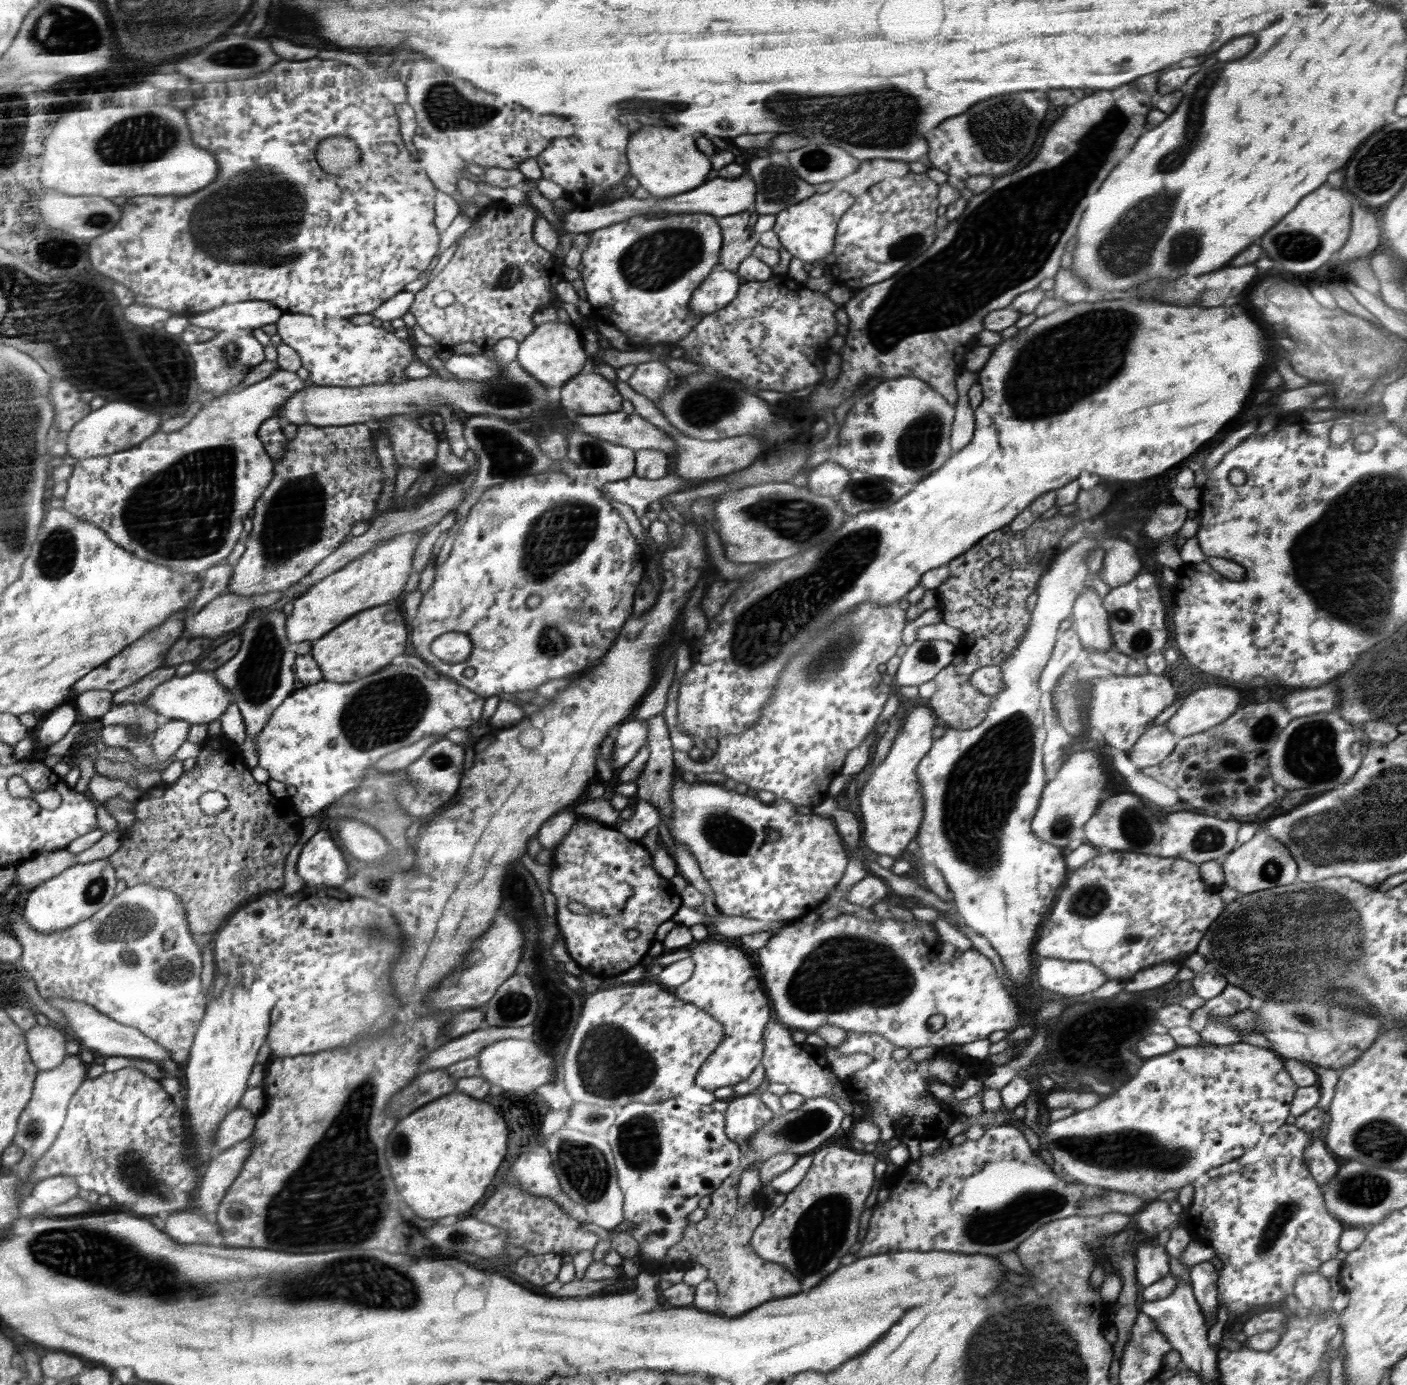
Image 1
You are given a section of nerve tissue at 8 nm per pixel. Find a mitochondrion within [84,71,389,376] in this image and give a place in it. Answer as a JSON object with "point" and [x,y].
{"point":[142,138]}

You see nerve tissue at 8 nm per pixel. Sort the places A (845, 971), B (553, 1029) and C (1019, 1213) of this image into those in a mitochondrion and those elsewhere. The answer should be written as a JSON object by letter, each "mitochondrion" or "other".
{"A":"mitochondrion","B":"mitochondrion","C":"mitochondrion"}

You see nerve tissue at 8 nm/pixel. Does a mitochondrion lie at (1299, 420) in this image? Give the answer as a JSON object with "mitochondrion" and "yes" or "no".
{"mitochondrion":"no"}

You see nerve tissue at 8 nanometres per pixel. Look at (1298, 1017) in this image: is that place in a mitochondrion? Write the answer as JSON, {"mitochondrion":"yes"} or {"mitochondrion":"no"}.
{"mitochondrion":"yes"}

